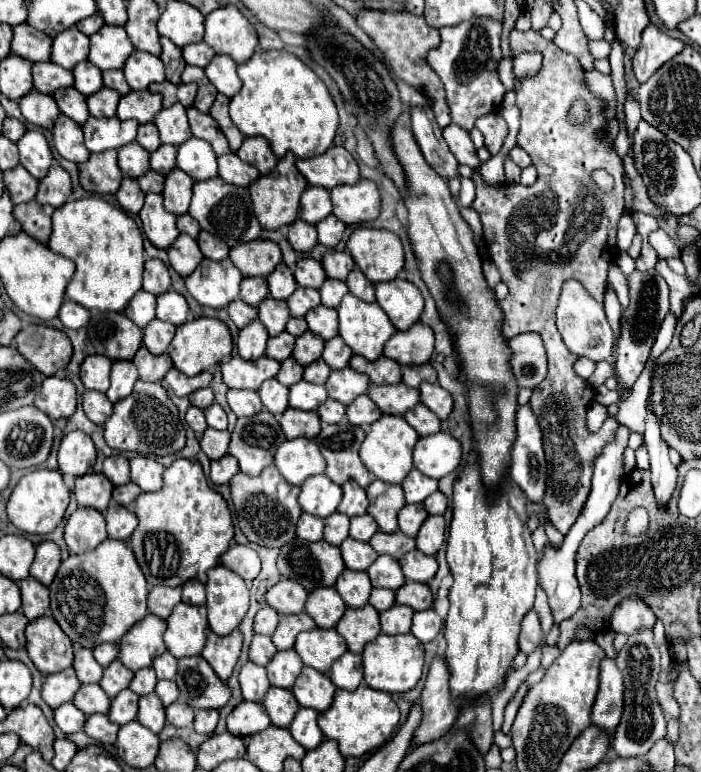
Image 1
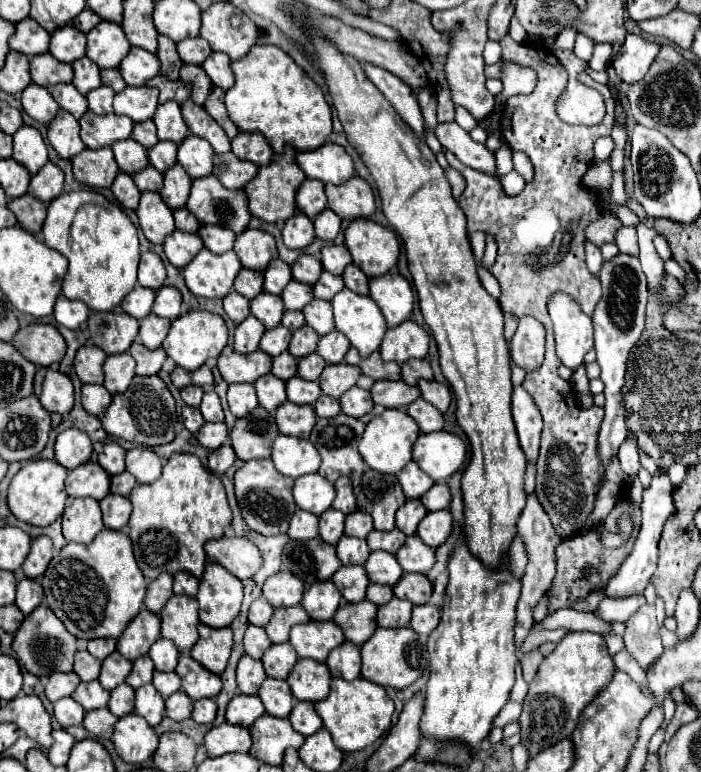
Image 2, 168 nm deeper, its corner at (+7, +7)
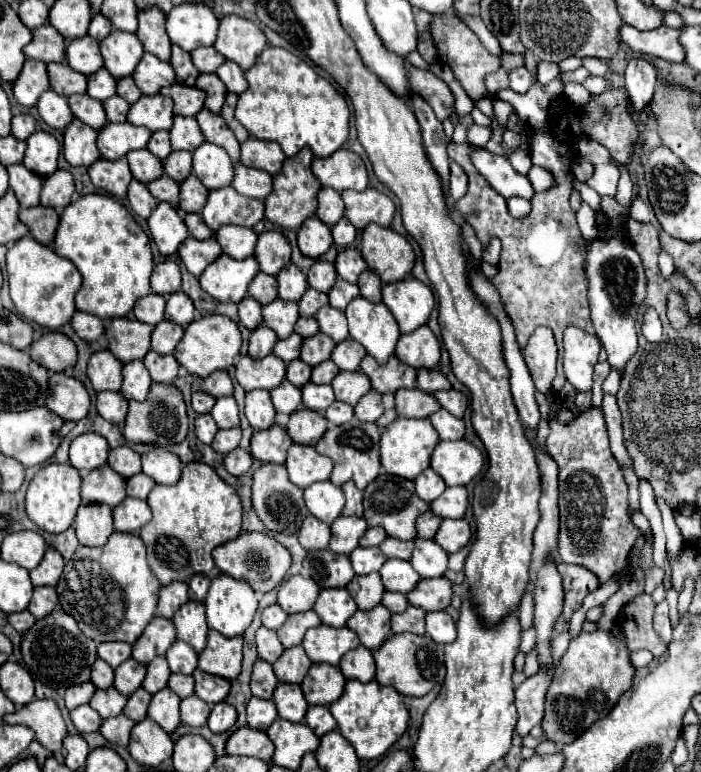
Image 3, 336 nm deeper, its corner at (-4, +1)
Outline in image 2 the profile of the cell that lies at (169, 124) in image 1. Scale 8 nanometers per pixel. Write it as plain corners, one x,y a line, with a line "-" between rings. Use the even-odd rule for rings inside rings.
174,102
160,104
152,120
158,126
158,138
160,140
172,140
172,142
180,144
188,134
188,128
186,128
182,114
180,114
180,106

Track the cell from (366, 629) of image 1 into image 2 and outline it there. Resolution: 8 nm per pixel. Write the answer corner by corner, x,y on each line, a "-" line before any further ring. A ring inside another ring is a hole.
370,600
342,604
334,614
334,622
342,628
346,640
350,640
356,646
362,646
376,630
376,610
378,606

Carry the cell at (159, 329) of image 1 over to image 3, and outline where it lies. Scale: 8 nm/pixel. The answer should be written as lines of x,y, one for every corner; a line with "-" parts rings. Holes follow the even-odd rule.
163,320
161,324
157,324
153,328
153,334
151,334
151,348
157,352
157,354
173,354
175,352
175,346
179,344
183,336
183,328
175,322
167,322

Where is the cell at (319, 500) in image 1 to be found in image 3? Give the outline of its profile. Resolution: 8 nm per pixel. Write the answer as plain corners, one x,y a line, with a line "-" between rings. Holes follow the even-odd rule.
325,480
305,488
305,504
315,518
331,524
341,514
345,506
345,496
341,488
337,488
331,480

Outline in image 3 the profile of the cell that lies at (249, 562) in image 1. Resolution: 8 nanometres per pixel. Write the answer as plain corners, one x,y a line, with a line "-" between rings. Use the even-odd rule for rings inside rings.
241,532
235,540
217,546
213,550
213,560
219,572
237,580
245,580
259,594
277,588
291,566
289,550
285,550
285,546
281,546
275,538
267,536
265,532

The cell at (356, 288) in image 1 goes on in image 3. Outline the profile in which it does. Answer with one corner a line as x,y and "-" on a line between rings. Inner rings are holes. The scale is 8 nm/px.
365,270
359,276
357,286
359,286
363,298
367,298
369,302
381,302
381,278
377,278
375,272

